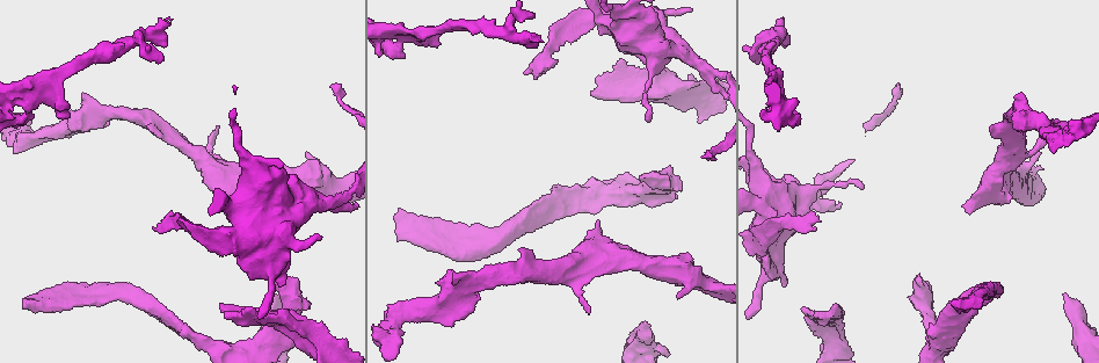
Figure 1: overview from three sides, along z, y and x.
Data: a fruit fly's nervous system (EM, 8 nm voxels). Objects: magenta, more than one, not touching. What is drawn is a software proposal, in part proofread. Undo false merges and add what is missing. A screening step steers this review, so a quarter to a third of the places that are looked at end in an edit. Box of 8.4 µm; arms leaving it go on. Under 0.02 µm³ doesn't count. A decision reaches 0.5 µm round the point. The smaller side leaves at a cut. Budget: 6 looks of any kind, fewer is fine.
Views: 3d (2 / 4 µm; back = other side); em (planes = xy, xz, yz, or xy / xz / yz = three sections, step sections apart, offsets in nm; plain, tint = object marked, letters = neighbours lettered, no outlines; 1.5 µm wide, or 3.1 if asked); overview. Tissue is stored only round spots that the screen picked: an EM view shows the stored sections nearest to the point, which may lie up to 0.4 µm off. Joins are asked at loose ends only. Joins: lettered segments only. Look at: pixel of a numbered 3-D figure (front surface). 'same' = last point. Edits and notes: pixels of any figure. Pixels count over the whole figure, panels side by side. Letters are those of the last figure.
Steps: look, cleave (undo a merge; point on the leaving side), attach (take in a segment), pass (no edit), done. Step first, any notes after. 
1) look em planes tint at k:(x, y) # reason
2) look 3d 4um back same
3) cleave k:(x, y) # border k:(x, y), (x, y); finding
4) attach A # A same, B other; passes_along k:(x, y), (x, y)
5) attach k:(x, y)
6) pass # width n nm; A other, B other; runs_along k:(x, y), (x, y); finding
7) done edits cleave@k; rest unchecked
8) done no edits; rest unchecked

look em planes plain at 1:(806, 311) # an open end

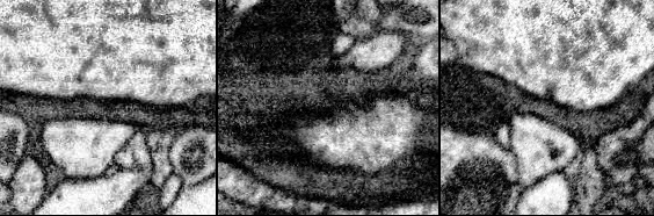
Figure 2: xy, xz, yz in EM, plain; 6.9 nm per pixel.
look em planes letters same

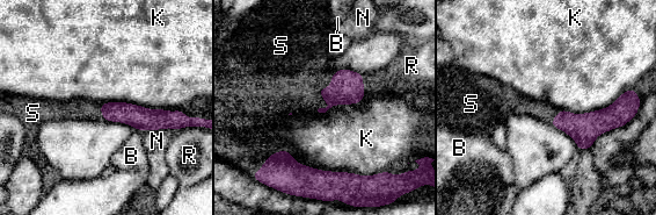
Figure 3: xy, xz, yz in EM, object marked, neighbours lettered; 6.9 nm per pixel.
attach S # width 150 nm; B other, K other, N other, R other, S same; passes_along 3:(347, 87), (318, 90), (288, 70); it goes on there

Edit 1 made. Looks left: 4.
look 3d 2um at 1:(328, 206) # sudden change in width

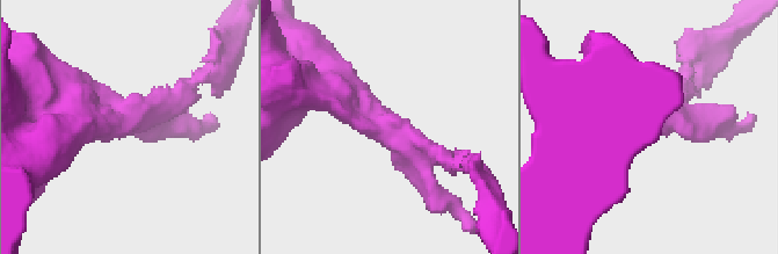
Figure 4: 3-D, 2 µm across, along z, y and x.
look em xz step 8 tint at 4:(125, 119) # shape alone is not enough

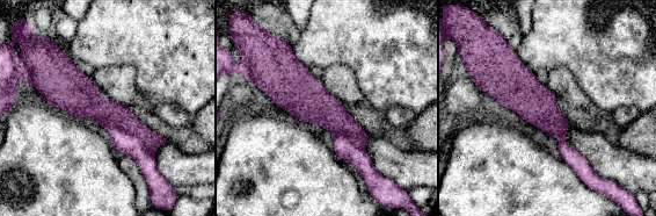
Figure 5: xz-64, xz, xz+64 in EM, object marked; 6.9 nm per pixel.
look em planes letters same # another direction

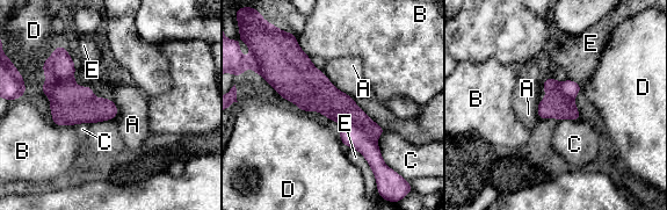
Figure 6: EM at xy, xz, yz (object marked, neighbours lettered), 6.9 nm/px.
cleave 6:(331, 102) # A other, B other, C other, D other, E other; part_leaving 6:(268, 78), (295, 78), (381, 130); a second cell is stuck on

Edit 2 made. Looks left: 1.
done edits attach@3, cleave@6; rest unchecked

